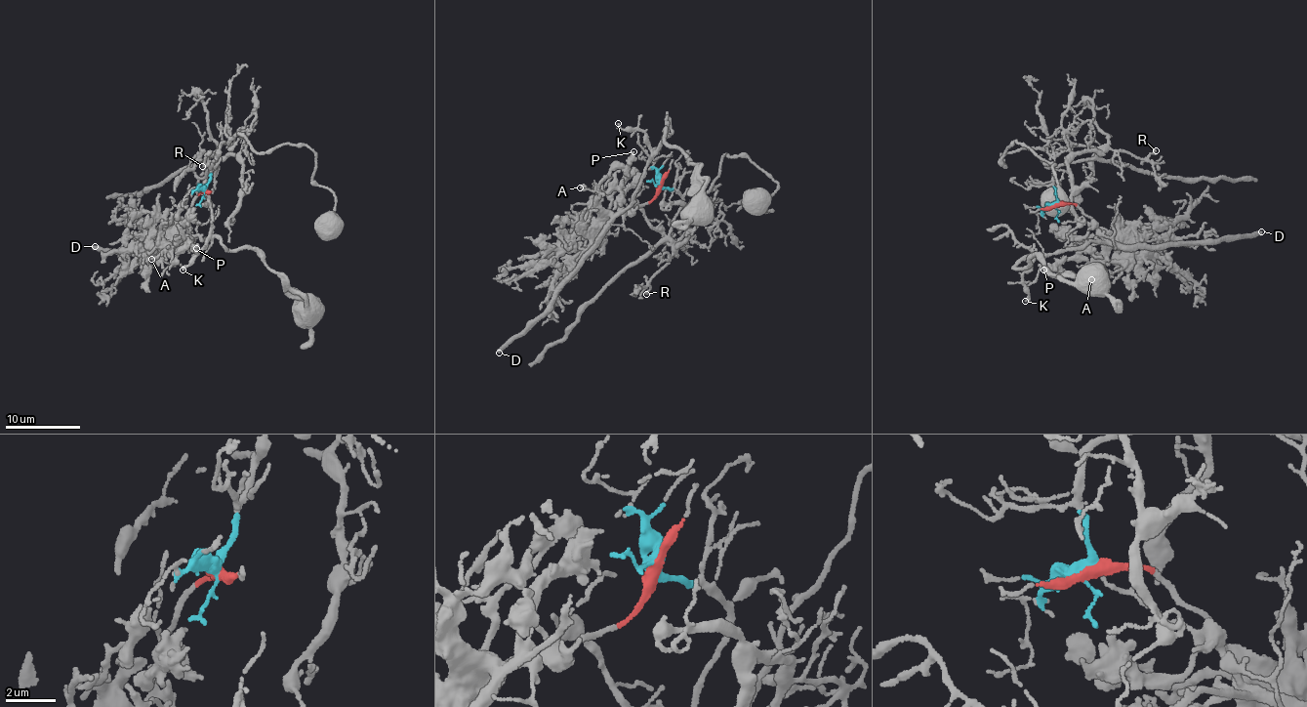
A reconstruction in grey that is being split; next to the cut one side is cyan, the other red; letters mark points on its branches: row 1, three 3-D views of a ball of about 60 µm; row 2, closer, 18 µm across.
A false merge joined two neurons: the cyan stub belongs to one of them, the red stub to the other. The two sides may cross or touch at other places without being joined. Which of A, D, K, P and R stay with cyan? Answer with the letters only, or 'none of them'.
R

